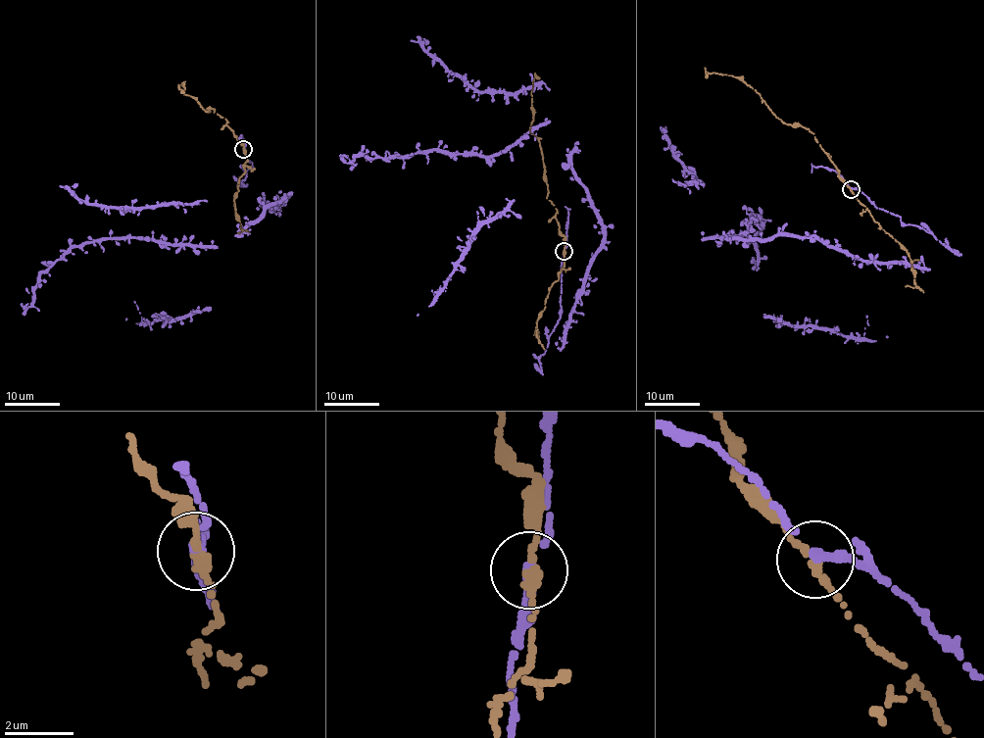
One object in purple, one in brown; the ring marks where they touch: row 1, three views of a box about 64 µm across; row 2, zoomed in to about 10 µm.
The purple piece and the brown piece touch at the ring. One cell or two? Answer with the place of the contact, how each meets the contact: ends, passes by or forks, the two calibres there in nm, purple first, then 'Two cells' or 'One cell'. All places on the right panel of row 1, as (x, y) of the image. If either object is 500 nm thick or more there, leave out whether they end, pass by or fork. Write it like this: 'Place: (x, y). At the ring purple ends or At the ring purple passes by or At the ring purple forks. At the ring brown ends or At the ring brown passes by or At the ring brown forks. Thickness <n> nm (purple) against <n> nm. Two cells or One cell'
Place: (851, 189). At the ring purple passes by. At the ring brown passes by. Thickness 240 nm (purple) against 260 nm. Two cells

